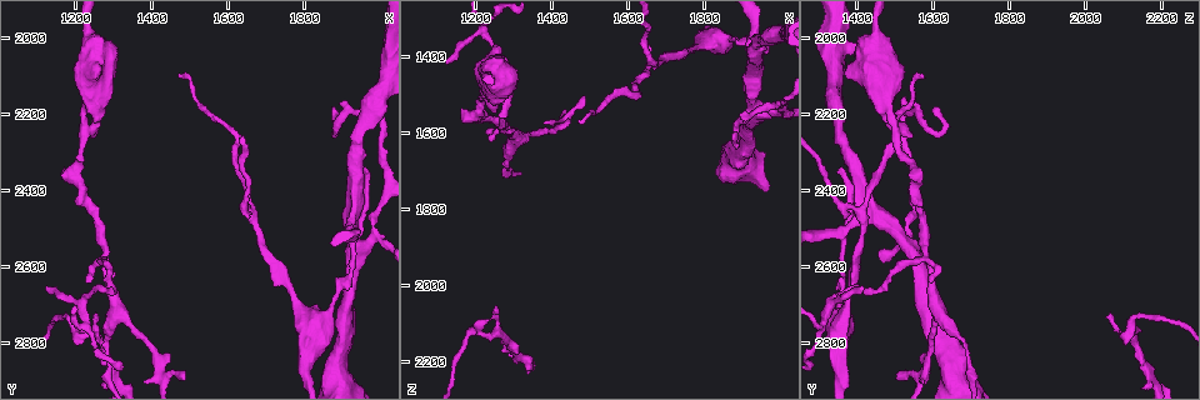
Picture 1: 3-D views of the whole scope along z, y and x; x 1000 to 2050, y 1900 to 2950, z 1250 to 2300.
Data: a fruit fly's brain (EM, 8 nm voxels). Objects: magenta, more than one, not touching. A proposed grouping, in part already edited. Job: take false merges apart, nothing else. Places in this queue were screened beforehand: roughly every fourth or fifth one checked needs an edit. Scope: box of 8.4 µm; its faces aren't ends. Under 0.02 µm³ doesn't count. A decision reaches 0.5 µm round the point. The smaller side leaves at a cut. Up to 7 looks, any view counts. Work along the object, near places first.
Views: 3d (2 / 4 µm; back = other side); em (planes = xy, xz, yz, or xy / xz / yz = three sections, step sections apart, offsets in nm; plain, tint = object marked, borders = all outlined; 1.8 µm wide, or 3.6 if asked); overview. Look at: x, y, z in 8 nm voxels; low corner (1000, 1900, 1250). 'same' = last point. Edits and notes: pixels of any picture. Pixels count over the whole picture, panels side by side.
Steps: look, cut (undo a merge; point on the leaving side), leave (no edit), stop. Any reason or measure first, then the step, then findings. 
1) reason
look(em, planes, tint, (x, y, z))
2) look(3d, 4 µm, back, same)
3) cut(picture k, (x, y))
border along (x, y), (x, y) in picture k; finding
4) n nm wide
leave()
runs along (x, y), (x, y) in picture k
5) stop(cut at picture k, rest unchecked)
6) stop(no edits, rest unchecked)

thick turns thin
look(em, 3.6 µm, planes, tint, (1250, 2115, 1465))

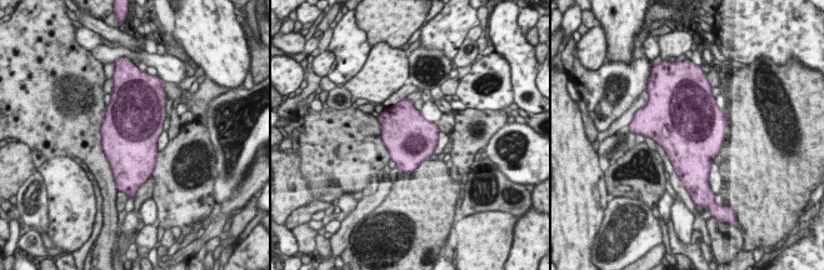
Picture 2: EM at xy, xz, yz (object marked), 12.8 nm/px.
leave()
one neuron here

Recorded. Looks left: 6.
three-way junction
look(em, planes, tint, (1285, 2570, 1580))

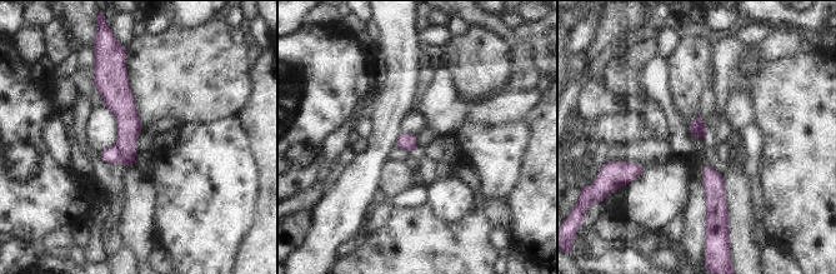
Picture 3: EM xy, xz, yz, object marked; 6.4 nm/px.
cut(picture 3, (110, 154))
border along (115, 145), (119, 160) in picture 3; a second neuron is stuck on

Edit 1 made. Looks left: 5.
a narrow waist
look(3d, 4 µm, (1275, 2825, 1685))

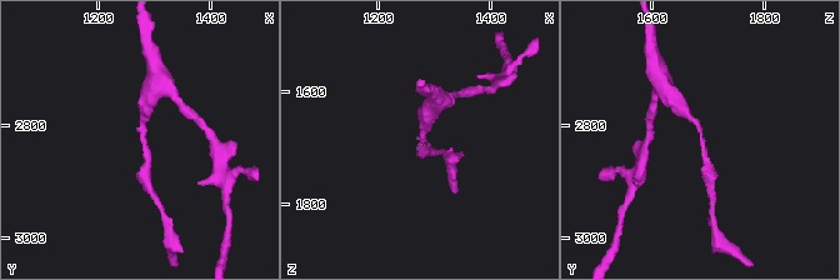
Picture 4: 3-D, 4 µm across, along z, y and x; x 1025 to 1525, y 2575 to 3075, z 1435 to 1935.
look(em, planes, tint, (1280, 2825, 1690))

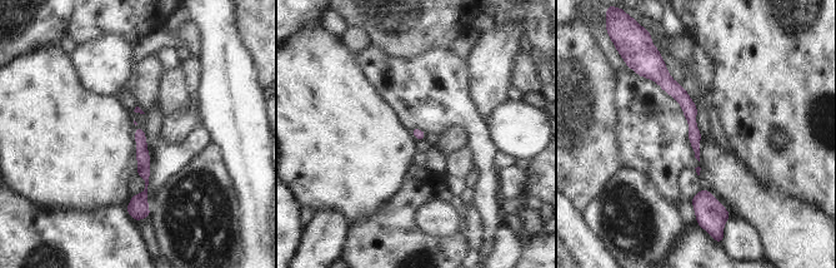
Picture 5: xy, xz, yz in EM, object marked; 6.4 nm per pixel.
70 nm wide
leave()
runs along (657, 72), (687, 104), (696, 149) in picture 5; one neuron here

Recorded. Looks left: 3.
stop(cut at picture 3, rest unchecked)

